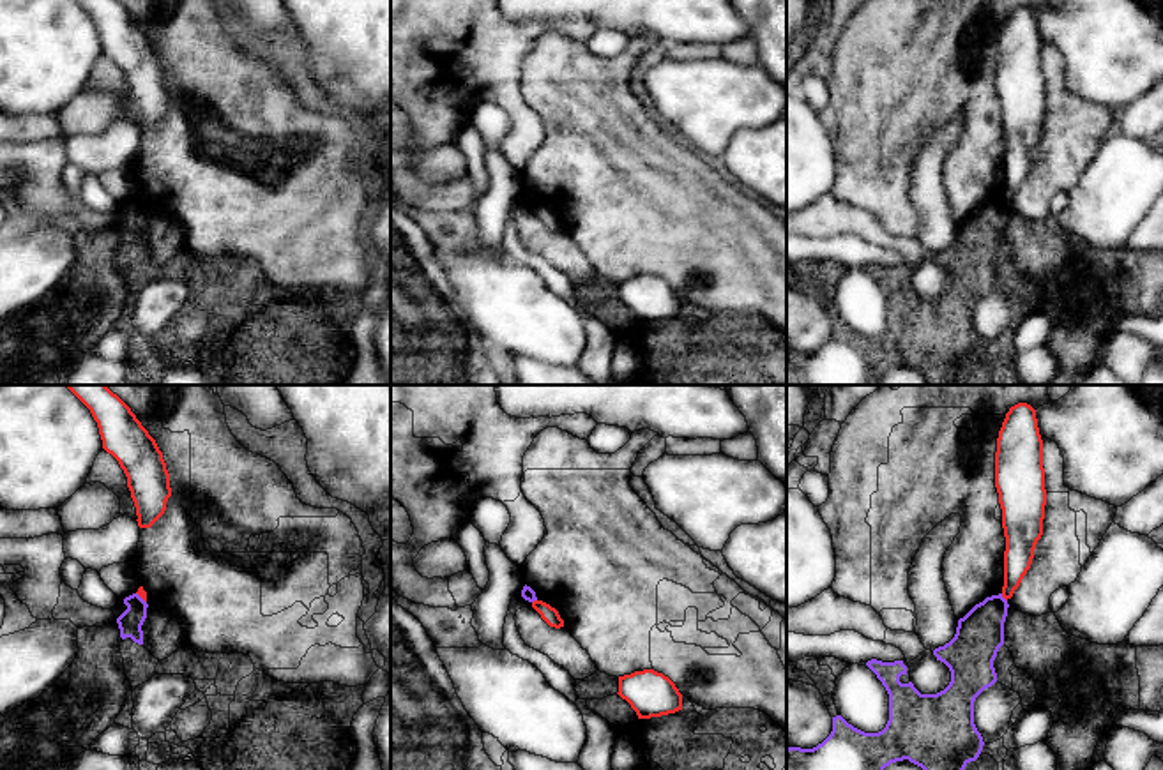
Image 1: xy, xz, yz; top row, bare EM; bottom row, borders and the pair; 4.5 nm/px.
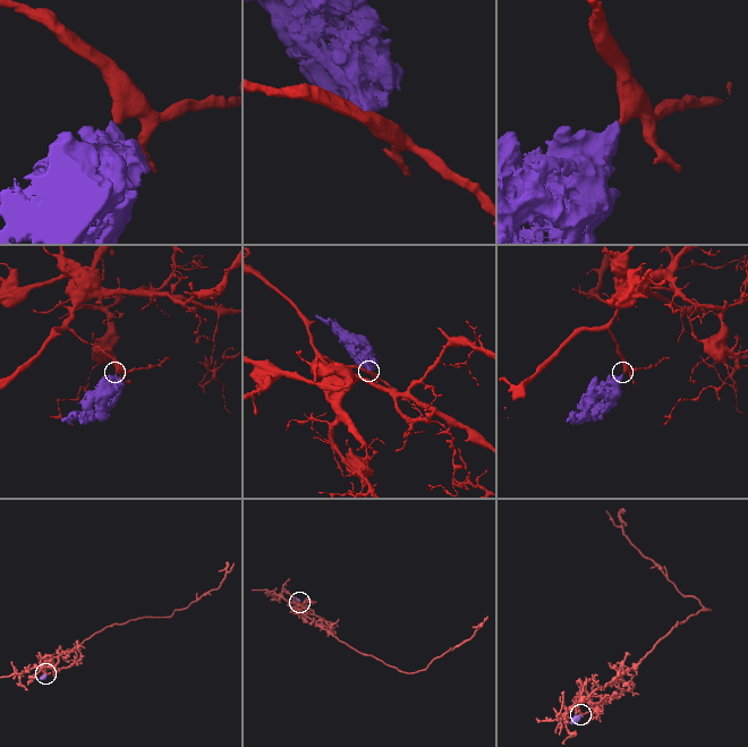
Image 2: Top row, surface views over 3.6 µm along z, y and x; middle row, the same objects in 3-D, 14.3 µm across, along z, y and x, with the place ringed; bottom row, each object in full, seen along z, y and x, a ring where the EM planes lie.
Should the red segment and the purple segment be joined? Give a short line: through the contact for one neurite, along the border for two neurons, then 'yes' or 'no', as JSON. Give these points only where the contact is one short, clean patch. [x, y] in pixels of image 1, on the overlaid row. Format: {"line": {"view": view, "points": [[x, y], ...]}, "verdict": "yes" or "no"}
{"line": {"view": "yz", "points": [[1001, 594], [1006, 601]]}, "verdict": "no"}

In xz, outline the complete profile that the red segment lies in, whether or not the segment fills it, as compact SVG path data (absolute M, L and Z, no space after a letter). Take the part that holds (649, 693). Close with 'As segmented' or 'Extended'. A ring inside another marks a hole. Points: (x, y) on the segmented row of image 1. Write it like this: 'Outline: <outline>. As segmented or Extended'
Outline: M654 669L619 676L619 692L638 719L661 717L682 710L682 694L675 683Z. As segmented

